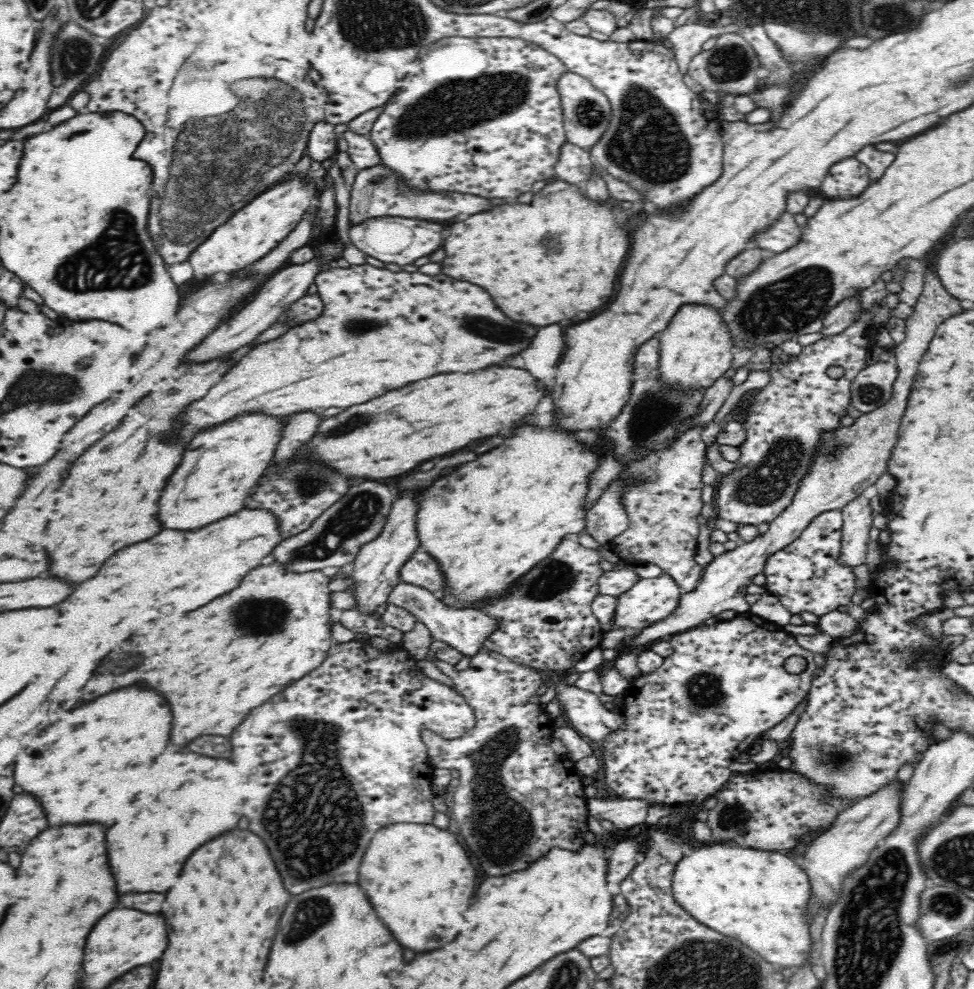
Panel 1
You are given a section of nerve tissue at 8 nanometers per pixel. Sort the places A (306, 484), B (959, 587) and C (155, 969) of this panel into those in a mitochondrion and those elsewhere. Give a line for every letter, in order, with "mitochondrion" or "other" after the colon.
A: mitochondrion
B: other
C: other

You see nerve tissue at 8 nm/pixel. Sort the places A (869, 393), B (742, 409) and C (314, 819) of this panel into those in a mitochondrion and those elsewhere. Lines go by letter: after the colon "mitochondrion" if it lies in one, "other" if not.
A: mitochondrion
B: other
C: mitochondrion

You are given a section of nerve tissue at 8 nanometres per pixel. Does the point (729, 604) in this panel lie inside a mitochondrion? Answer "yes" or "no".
no

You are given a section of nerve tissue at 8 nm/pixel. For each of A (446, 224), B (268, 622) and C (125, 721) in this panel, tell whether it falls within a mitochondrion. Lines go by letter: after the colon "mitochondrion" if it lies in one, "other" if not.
A: other
B: mitochondrion
C: other

